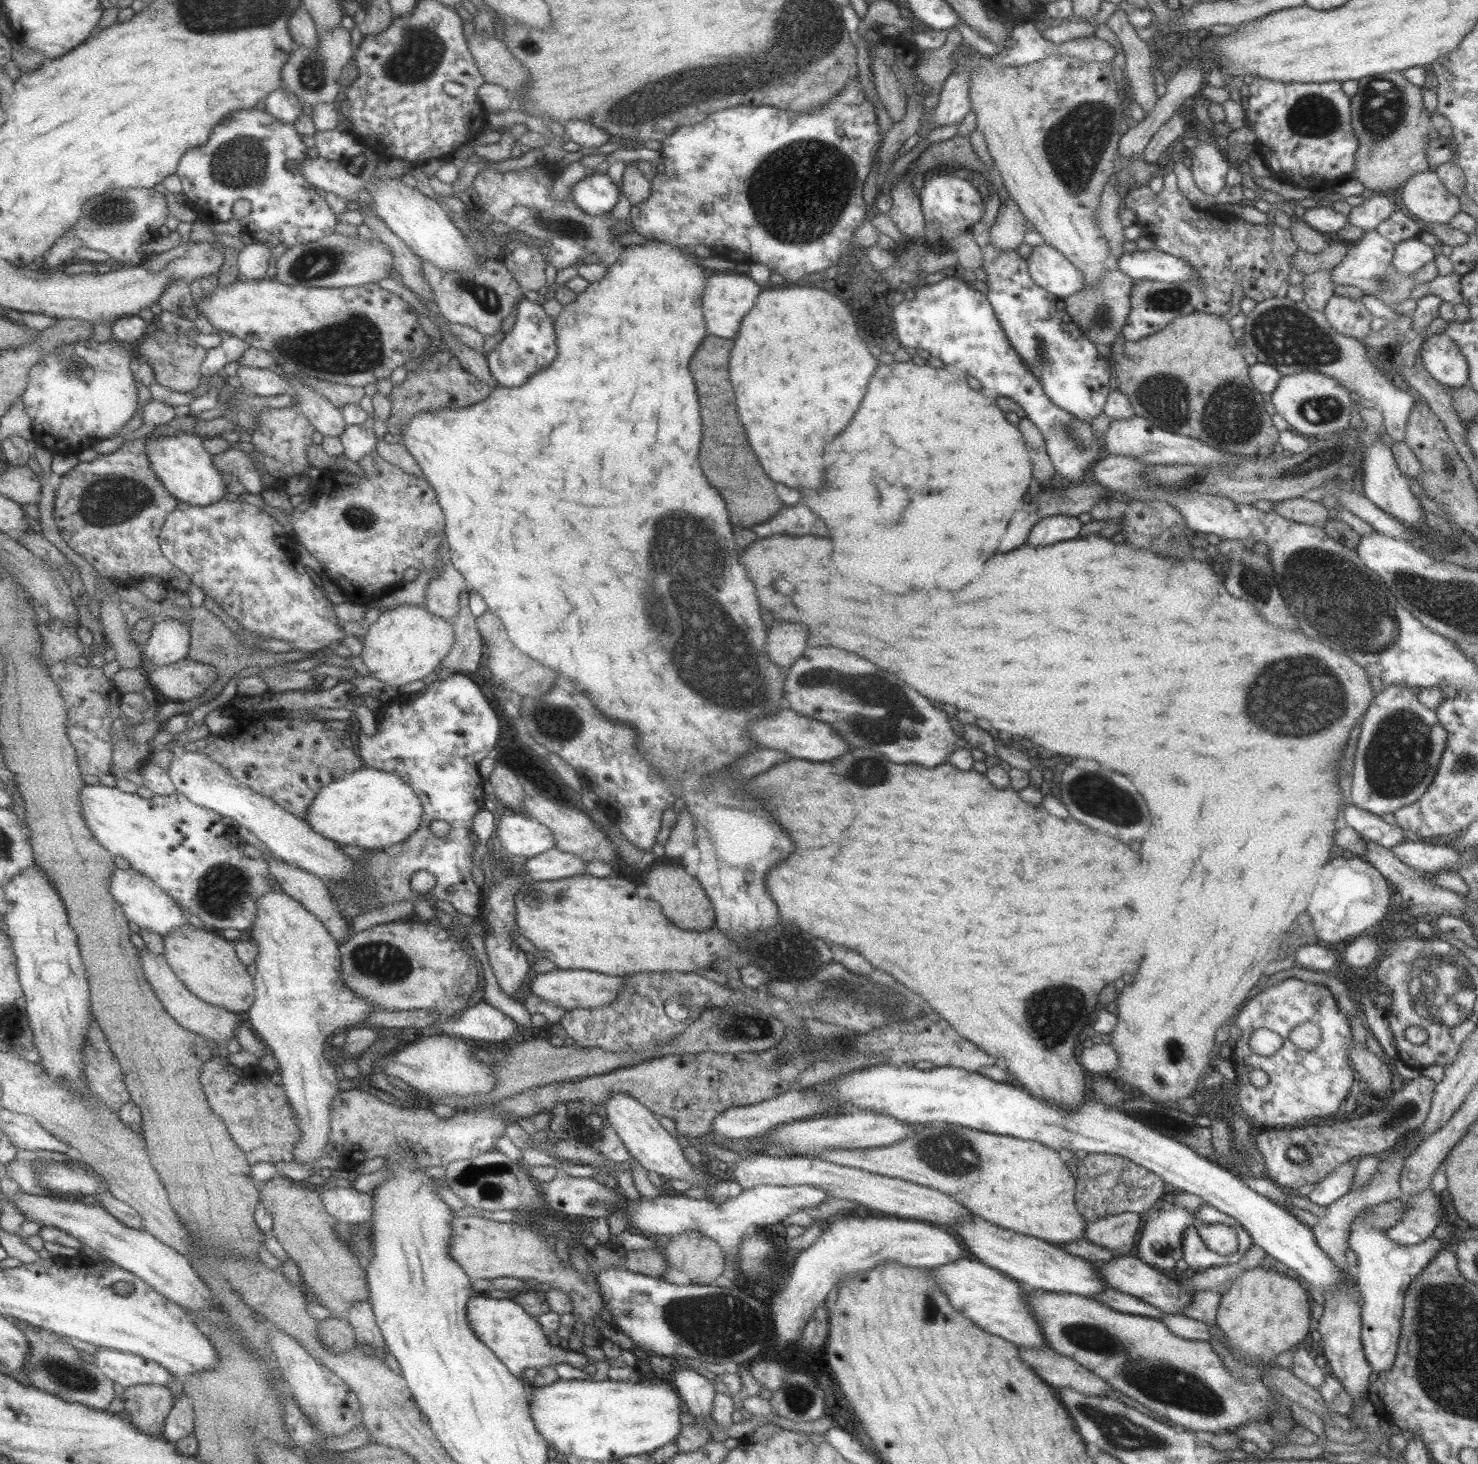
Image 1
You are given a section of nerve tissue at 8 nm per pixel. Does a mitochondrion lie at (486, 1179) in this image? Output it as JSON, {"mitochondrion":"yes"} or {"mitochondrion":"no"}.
{"mitochondrion":"yes"}

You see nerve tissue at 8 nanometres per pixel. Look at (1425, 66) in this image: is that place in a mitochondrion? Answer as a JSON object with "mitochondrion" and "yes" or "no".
{"mitochondrion":"no"}

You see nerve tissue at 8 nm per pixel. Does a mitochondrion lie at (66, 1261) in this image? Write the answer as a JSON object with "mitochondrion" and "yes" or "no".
{"mitochondrion":"no"}

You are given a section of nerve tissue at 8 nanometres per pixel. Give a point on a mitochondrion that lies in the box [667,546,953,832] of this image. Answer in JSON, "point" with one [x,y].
{"point":[886,715]}

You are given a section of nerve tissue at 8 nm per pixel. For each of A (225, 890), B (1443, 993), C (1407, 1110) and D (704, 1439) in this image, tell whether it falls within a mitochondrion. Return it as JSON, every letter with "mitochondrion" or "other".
{"A":"mitochondrion","B":"mitochondrion","C":"mitochondrion","D":"other"}

